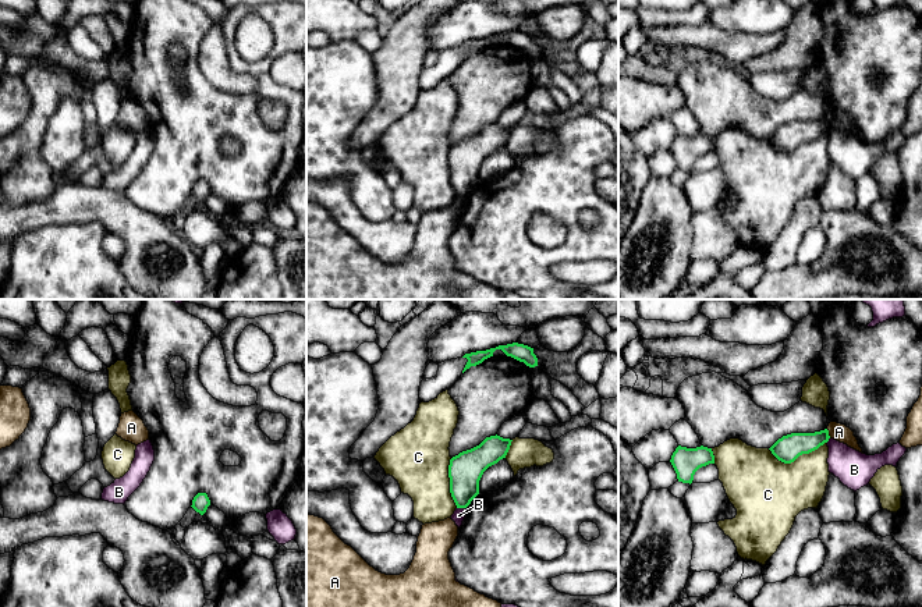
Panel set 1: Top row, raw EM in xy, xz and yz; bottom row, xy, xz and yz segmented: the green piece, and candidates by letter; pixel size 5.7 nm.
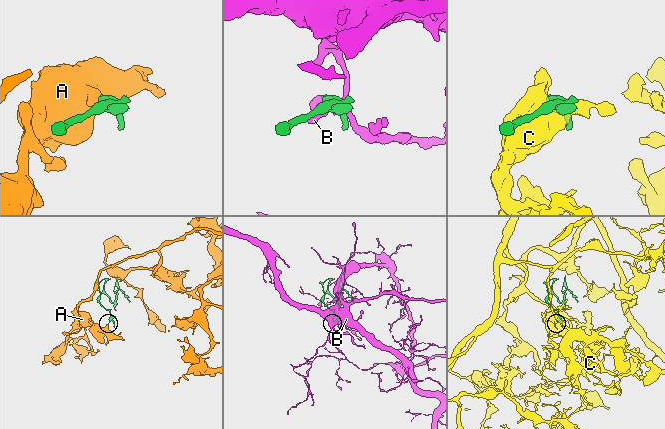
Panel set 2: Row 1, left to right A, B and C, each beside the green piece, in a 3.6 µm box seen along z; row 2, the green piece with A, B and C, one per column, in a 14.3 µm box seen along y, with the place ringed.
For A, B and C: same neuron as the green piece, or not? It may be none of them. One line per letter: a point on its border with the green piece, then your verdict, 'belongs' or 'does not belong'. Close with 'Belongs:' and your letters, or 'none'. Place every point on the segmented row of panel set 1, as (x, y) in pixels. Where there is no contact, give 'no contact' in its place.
A: meets green in yz at (827, 433); does not belong
B: meets green in xz at (461, 507); does not belong
C: meets green in yz at (797, 457); does not belong
Belongs: none

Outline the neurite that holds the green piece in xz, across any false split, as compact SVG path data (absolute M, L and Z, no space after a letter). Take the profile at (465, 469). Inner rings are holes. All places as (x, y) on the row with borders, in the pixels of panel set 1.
M497 434L490 436L479 446L462 451L450 459L450 493L457 508L467 508L479 494L479 480L483 472L506 458L511 441Z

